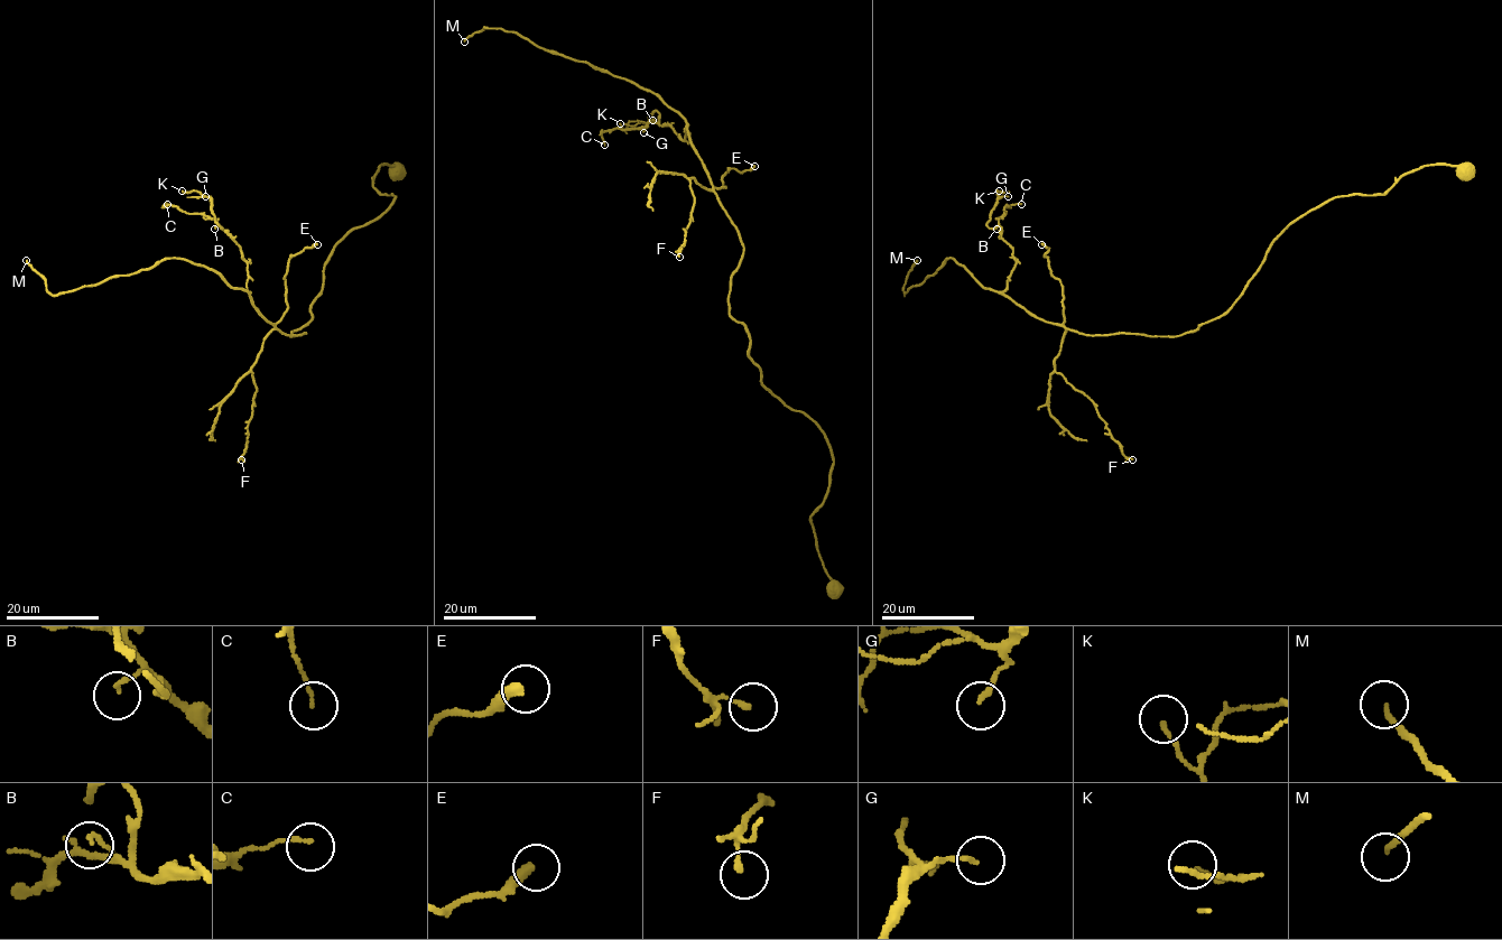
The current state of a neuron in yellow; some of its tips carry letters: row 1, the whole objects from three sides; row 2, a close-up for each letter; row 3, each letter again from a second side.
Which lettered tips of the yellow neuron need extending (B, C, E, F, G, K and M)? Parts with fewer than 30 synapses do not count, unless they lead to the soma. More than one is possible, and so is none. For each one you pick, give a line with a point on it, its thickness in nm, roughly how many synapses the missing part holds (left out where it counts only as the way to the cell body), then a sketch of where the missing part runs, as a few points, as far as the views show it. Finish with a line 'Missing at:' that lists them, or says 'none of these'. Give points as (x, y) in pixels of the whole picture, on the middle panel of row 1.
M: Place: (464, 42). Thickness 180 nm. Roughly 120 synapses
Missing at: M

